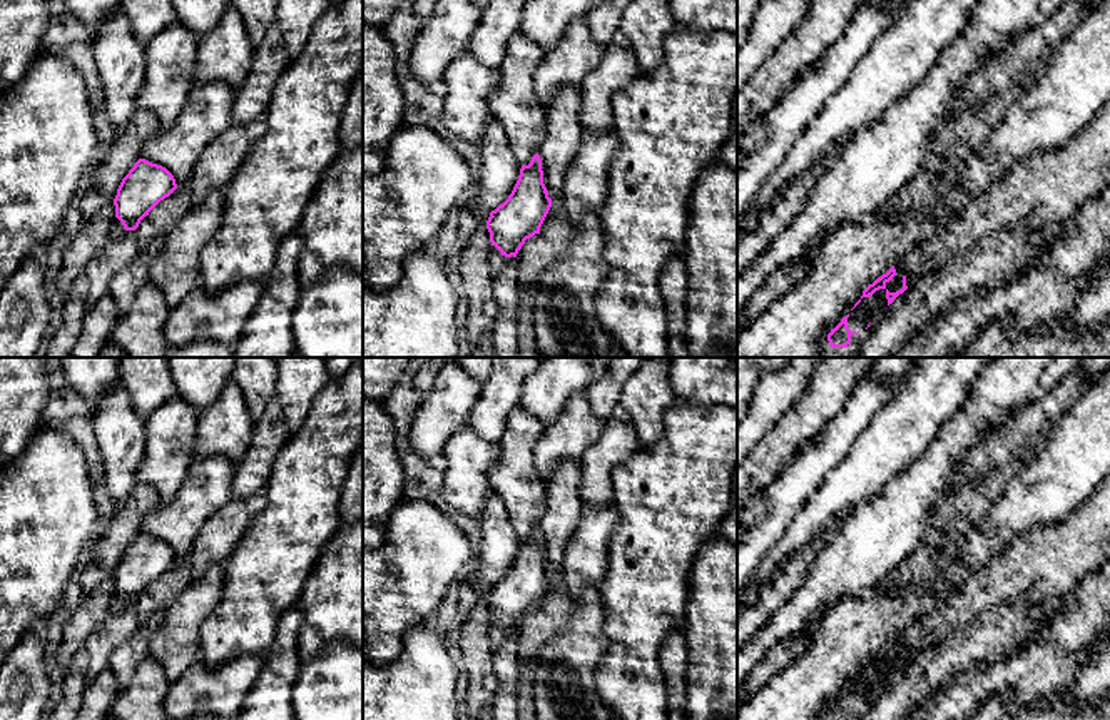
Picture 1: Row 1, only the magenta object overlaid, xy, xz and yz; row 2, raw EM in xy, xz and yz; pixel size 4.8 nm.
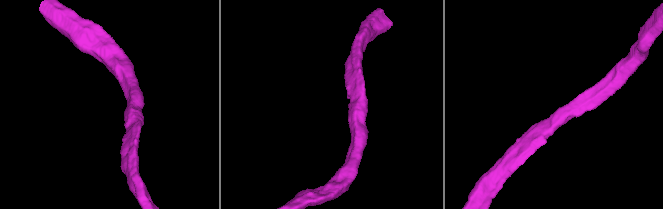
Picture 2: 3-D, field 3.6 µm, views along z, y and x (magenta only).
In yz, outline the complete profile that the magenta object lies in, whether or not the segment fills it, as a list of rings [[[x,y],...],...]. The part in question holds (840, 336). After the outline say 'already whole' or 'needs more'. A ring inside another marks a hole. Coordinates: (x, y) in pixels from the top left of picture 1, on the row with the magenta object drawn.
[[[849,314],[827,334],[831,347],[848,347],[851,344],[851,336],[858,334],[848,327],[848,317]]] | already whole

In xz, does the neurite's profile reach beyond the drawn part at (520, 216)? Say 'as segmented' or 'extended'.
as segmented

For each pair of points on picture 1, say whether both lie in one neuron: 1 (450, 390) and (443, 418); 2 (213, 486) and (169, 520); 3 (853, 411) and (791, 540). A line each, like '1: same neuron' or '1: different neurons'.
1: same neuron
2: same neuron
3: different neurons

